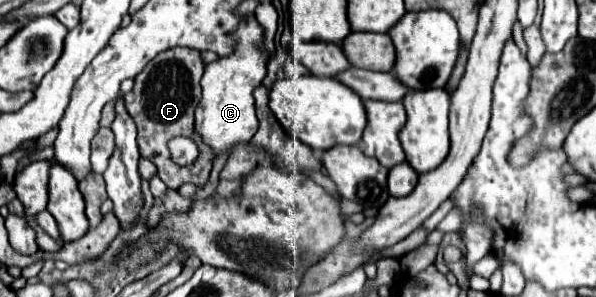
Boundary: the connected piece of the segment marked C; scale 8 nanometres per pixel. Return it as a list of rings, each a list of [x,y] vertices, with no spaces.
[[[241,17],[233,39],[237,47],[233,47],[227,57],[219,57],[205,67],[201,79],[203,97],[195,113],[195,129],[201,133],[203,141],[215,149],[215,153],[231,151],[233,143],[249,141],[255,135],[257,115],[253,89],[267,73],[267,51],[263,49],[265,29],[259,25],[259,21],[255,17]]]

